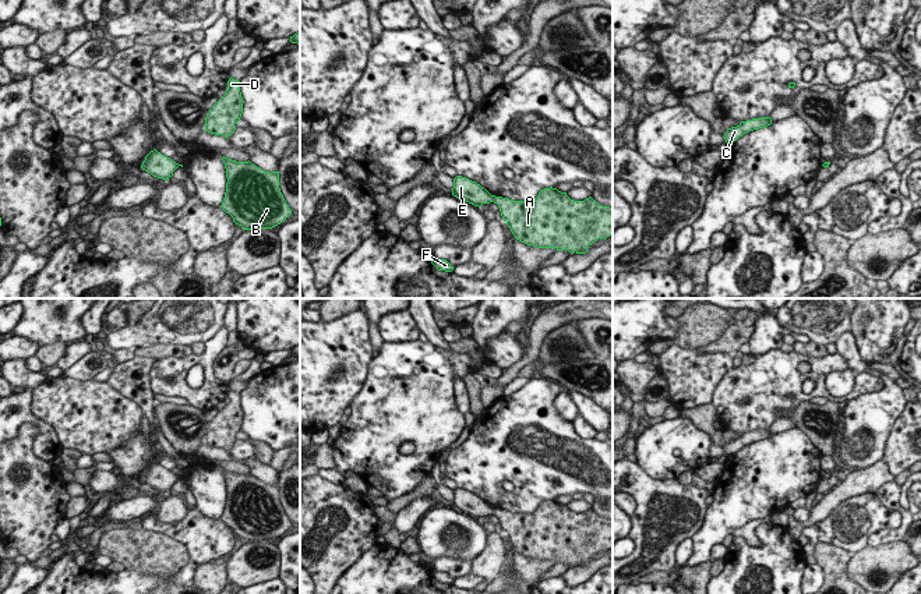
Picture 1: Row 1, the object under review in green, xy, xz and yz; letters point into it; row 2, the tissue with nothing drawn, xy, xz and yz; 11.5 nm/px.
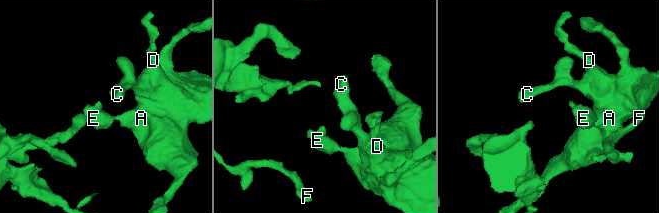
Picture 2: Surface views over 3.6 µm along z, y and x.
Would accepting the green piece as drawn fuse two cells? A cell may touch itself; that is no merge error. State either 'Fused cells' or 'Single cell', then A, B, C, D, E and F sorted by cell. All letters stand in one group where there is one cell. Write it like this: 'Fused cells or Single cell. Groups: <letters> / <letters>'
Single cell. Groups: A B C D E F.

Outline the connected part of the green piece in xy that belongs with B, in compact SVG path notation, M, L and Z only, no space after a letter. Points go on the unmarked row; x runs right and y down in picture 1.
M222 473L227 495L220 520L243 542L272 541L292 527L279 501L279 484L264 484L250 473Z

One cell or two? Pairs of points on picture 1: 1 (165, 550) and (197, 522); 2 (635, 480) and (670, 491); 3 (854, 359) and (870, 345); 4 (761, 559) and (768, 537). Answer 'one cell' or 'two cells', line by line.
1: two cells
2: one cell
3: two cells
4: one cell

